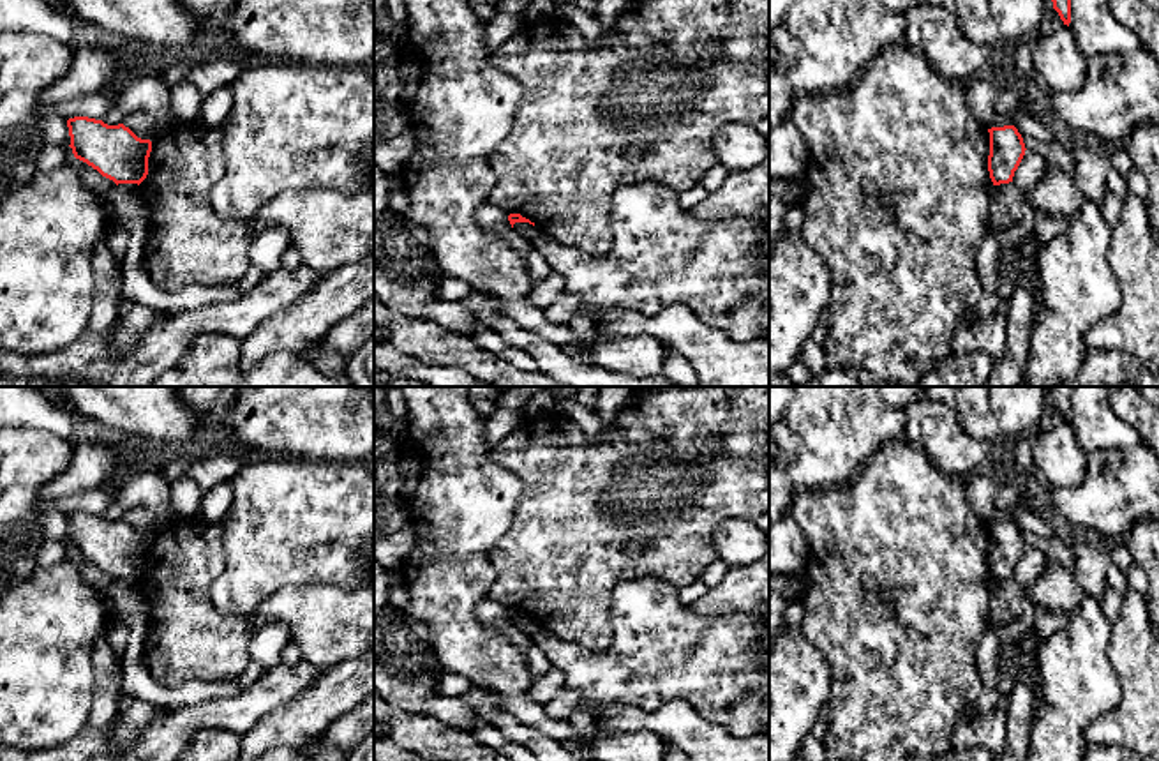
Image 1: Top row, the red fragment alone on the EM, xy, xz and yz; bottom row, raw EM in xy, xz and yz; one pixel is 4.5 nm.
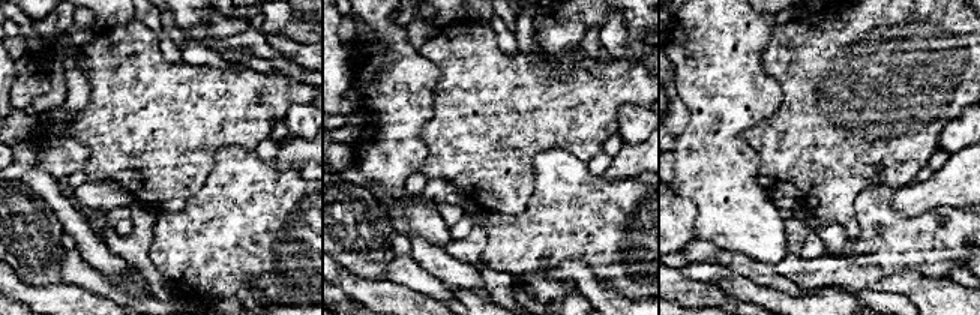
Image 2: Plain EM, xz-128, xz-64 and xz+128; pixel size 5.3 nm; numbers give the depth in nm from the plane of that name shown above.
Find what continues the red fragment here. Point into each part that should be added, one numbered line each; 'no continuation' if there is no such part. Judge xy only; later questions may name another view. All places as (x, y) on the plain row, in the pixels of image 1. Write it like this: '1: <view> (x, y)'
no continuation

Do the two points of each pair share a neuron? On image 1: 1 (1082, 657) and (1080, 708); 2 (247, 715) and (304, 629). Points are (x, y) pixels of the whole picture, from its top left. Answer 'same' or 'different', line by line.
1: same
2: different

